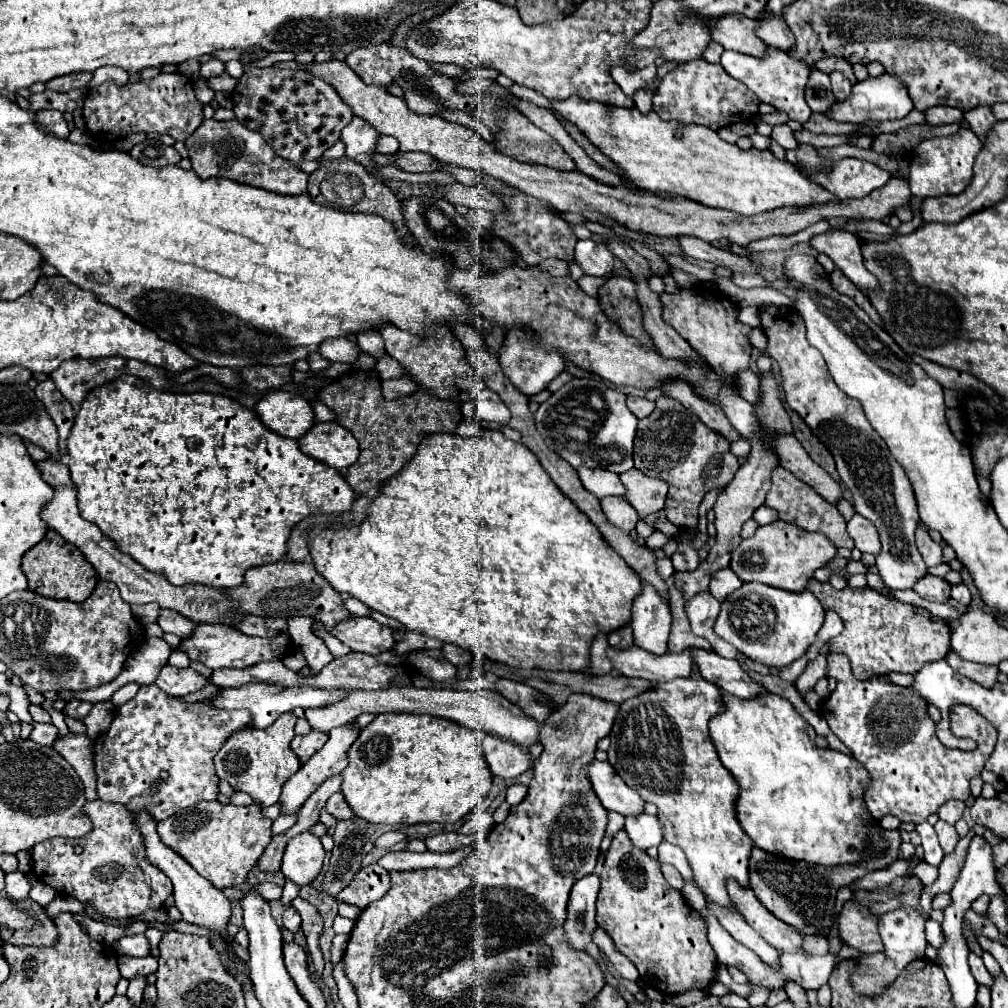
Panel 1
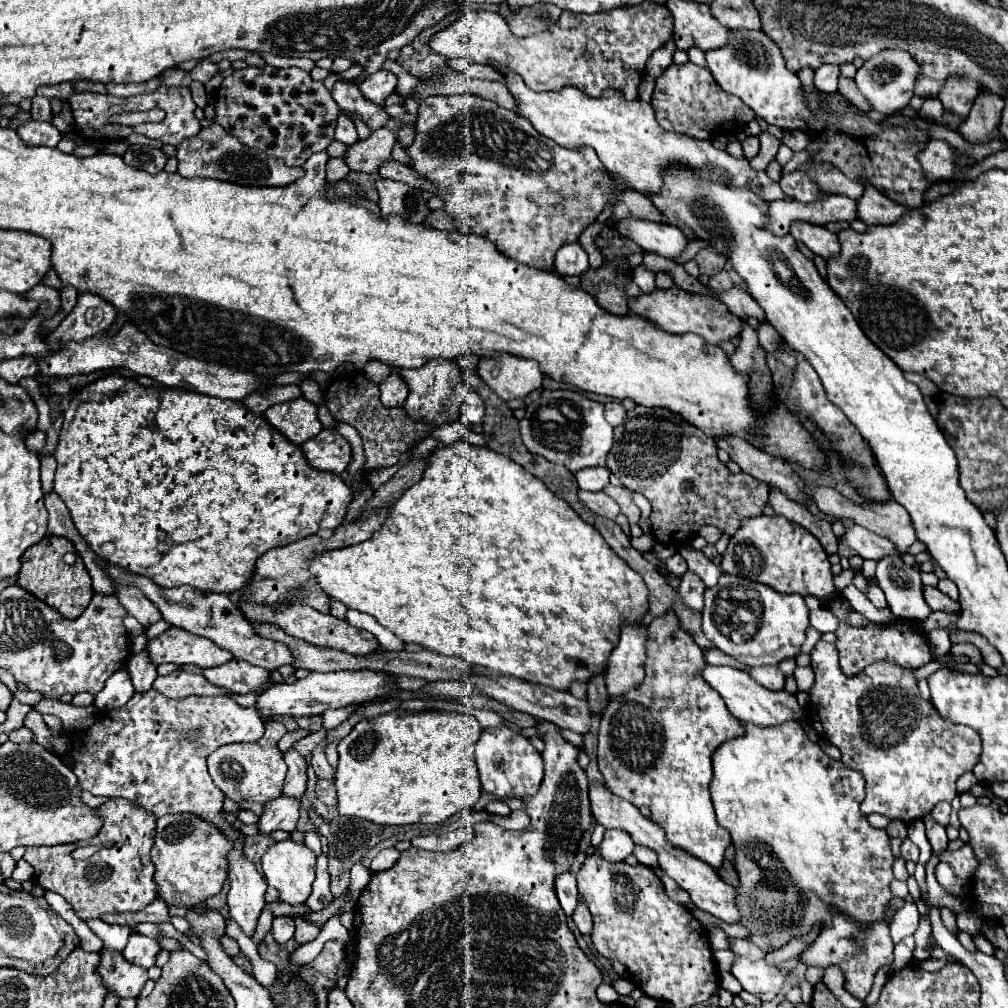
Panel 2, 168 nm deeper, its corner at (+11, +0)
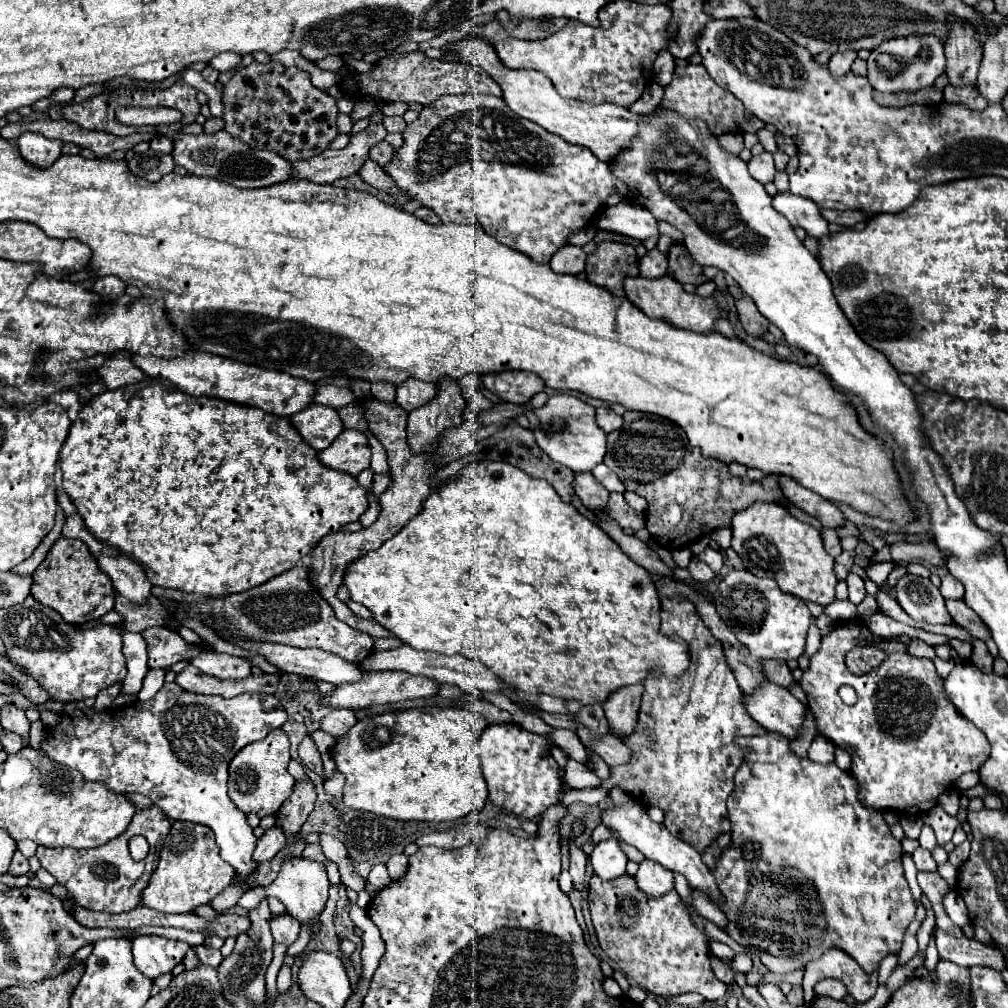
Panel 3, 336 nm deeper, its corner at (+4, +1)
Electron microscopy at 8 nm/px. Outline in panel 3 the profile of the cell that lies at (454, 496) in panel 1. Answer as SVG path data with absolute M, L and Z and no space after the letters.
M504 462L468 464L460 472L460 478L448 480L444 486L436 488L424 502L424 510L414 520L410 520L394 538L384 542L382 548L368 552L348 568L344 586L350 590L350 598L354 602L372 612L372 618L378 624L388 628L396 638L412 648L472 658L490 668L500 680L526 694L550 694L562 700L578 700L586 706L604 702L612 692L624 686L640 684L656 670L660 670L660 674L668 680L676 680L690 666L688 648L676 636L668 638L660 632L660 598L652 576L642 566L632 562L602 528L584 518L572 504L562 502L546 480L530 478L526 472L520 472L520 468Z

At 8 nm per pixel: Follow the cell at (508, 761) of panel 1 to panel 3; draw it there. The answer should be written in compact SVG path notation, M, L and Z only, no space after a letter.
M490 724L480 736L482 770L488 784L488 800L526 820L544 814L552 804L560 802L562 782L558 776L558 764L550 754L550 740L546 736L524 730L522 726L510 724Z

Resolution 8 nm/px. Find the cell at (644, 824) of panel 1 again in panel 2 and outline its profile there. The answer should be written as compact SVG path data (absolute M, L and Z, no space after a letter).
M607 829L601 845L597 847L597 851L611 863L623 861L627 855L633 853L633 849L635 849L635 843L631 835L623 829Z

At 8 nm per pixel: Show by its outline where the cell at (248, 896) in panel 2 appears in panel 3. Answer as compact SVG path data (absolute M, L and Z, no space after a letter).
M176 682L164 684L156 698L146 702L130 704L128 708L112 708L106 712L88 710L88 706L78 702L62 704L58 700L48 700L42 704L42 710L54 712L60 716L60 722L54 728L46 730L44 740L40 742L40 752L44 752L50 760L70 766L84 774L86 780L102 782L110 790L120 794L144 794L148 796L164 814L172 820L188 820L196 824L204 824L214 830L216 842L220 846L220 856L234 866L238 874L244 878L252 878L254 864L252 852L256 848L256 836L248 826L246 814L240 812L232 800L228 798L228 764L244 746L266 738L268 732L280 728L288 714L282 708L280 700L272 694L256 694L246 692L236 698L220 698L220 696L204 696L182 690Z

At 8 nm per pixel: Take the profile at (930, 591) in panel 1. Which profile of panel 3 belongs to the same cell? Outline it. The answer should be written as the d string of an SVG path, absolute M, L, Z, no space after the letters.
M946 600L946 608L954 618L954 624L962 626L970 636L986 642L990 638L990 630L984 626L984 622L980 620L980 616L966 606L962 600Z

